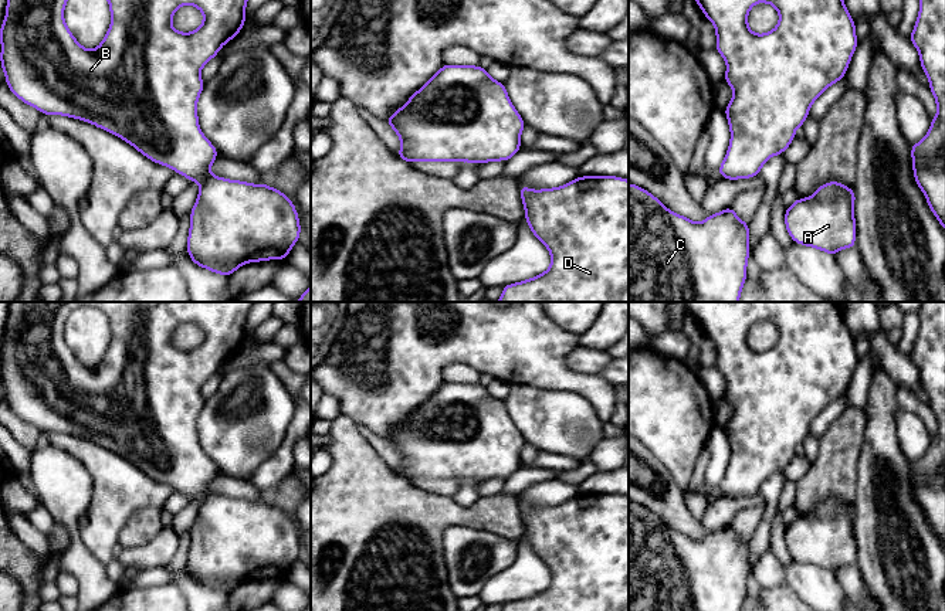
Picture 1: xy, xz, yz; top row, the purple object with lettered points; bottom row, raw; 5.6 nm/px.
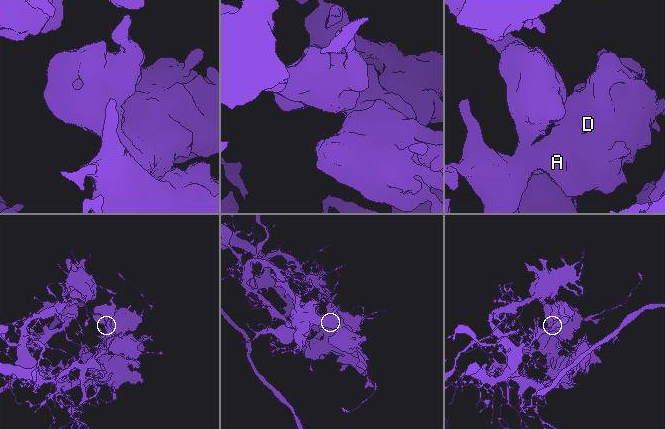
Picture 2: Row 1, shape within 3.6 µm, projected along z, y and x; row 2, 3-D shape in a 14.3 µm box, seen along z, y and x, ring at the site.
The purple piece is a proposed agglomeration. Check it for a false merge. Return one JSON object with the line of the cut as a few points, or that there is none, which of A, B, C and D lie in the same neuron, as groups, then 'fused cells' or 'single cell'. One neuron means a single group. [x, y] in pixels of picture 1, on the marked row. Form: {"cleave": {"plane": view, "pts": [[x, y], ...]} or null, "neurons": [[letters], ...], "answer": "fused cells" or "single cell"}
{"cleave": null, "neurons": [["A", "B", "C", "D"]], "answer": "single cell"}

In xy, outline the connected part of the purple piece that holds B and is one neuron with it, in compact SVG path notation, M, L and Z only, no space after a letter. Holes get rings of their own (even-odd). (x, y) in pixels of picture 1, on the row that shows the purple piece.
M7 0L6 18L0 27L0 62L9 89L43 115L62 115L92 123L121 138L152 162L199 183L186 245L193 264L228 278L248 262L287 259L301 234L294 203L282 191L264 183L251 184L213 176L210 167L219 159L217 149L199 126L197 101L204 89L200 71L243 30L248 0L108 0L112 20L95 50L82 47L67 27L67 1ZM184 4L197 7L204 16L200 27L192 33L172 27L175 11Z

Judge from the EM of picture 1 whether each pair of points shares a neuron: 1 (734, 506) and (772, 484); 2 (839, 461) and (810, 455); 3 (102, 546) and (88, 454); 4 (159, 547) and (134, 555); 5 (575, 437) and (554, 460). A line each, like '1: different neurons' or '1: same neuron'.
1: different neurons
2: different neurons
3: same neuron
4: same neuron
5: same neuron

